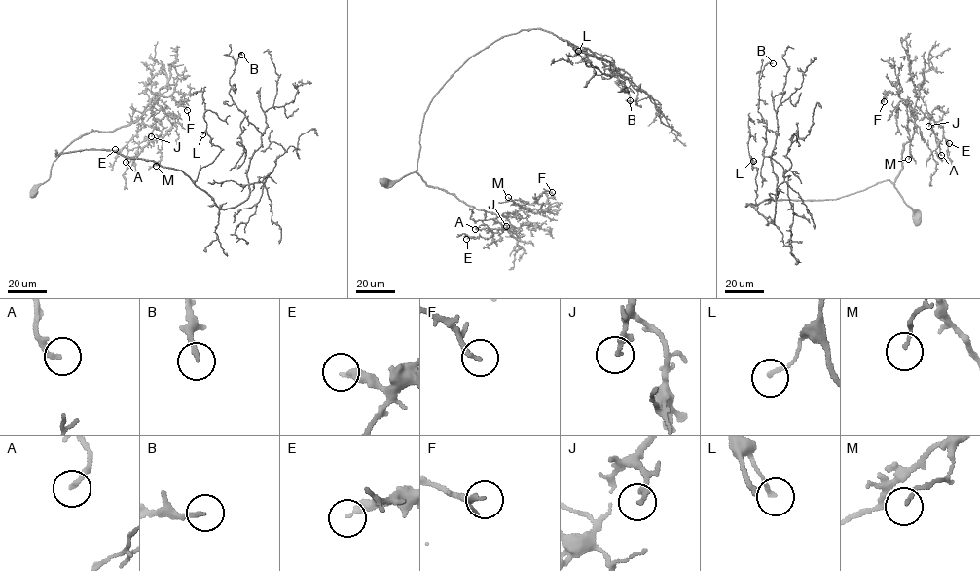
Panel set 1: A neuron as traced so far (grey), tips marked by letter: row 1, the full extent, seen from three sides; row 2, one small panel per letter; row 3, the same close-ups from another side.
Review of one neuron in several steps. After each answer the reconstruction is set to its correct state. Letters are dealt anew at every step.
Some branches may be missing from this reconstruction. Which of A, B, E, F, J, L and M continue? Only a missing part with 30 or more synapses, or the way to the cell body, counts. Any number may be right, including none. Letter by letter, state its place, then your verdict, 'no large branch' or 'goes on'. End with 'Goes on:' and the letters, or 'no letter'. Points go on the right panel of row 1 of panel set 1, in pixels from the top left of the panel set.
A: (941, 155) | goes on
B: (773, 63) | no large branch
E: (949, 143) | no large branch
F: (884, 101) | goes on
J: (928, 126) | goes on
L: (753, 161) | no large branch
M: (908, 159) | no large branch
Goes on: A, F, J

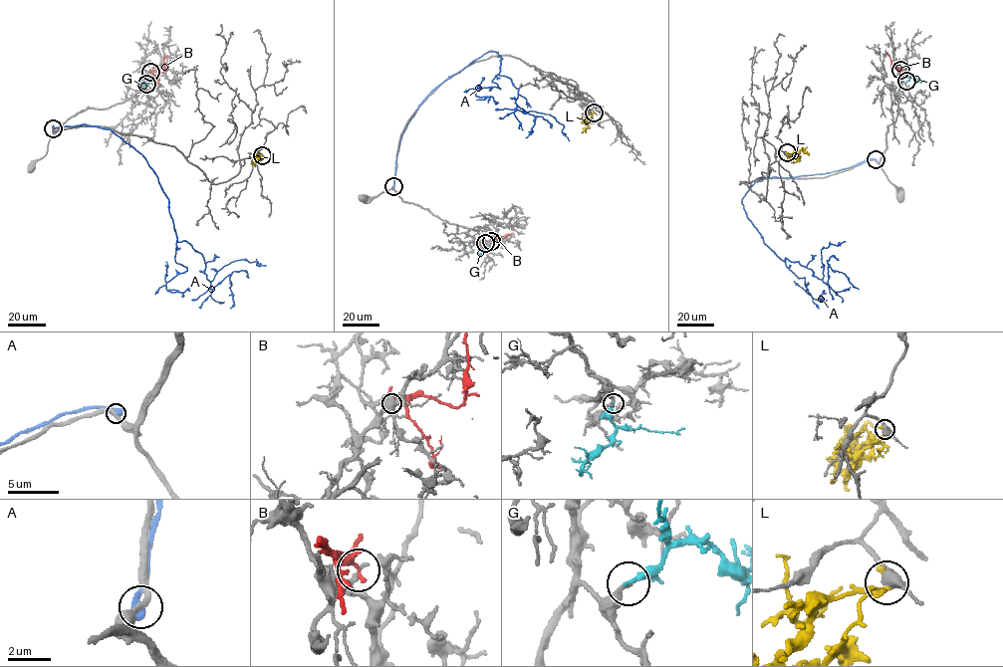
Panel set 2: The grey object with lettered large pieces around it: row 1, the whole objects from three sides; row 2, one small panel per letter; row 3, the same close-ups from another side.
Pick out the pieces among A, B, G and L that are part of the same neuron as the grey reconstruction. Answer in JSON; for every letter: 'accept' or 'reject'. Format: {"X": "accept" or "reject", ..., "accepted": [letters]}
{"A": "reject", "B": "reject", "G": "accept", "L": "reject", "accepted": ["G"]}

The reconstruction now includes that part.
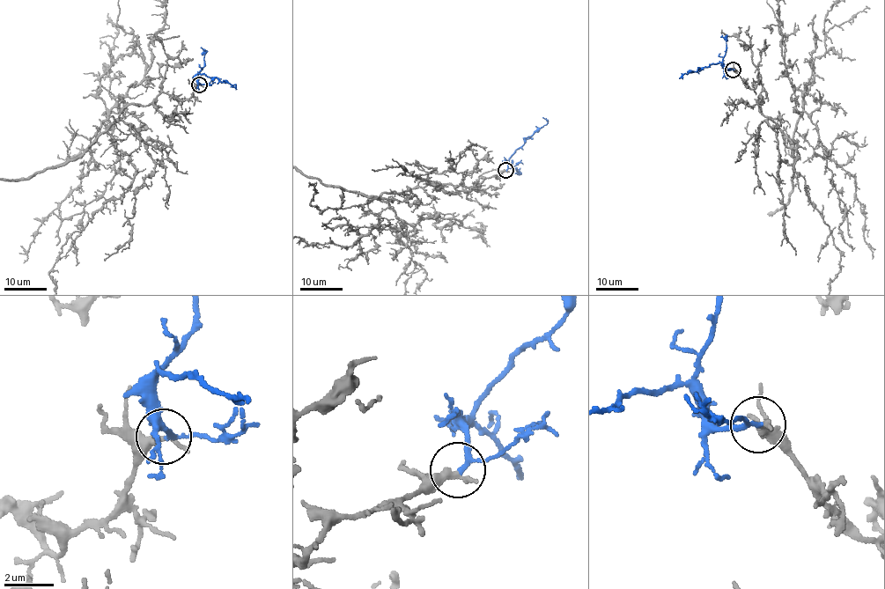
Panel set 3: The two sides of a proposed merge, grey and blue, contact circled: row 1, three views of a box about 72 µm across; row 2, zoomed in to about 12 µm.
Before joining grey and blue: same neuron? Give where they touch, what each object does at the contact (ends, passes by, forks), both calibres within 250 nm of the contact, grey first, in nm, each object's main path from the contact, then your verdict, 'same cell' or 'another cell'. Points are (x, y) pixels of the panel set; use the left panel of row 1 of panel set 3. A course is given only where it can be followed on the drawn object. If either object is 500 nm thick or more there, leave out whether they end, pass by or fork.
(199, 84) | grey ends | blue passes by | 360/150 nm | grey via (199, 84), (181, 104), (161, 92), (129, 104), (77, 158) | blue via (198, 84), (199, 73), (235, 86), (230, 86) | same cell

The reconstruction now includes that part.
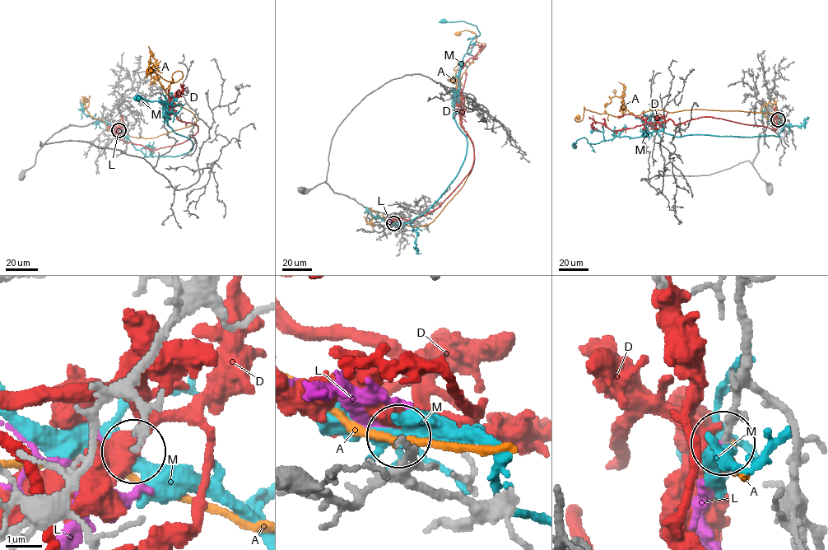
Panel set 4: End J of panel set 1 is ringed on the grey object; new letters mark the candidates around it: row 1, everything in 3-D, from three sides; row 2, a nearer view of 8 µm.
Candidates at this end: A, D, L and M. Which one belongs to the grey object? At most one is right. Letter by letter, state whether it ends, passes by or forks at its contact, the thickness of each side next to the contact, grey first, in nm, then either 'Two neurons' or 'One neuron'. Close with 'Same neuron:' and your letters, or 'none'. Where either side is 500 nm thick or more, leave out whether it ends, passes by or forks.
A: It passes by. Thickness 190 nm (grey) against 170 nm. Two neurons
D: It passes by. Thickness 170 nm (grey) against 340 nm. Two neurons
L: It ends there. Thickness 200 nm (grey) against 340 nm. One neuron
M: It forks there. Thickness 200 nm (grey) against 380 nm. Two neurons
Same neuron: L

